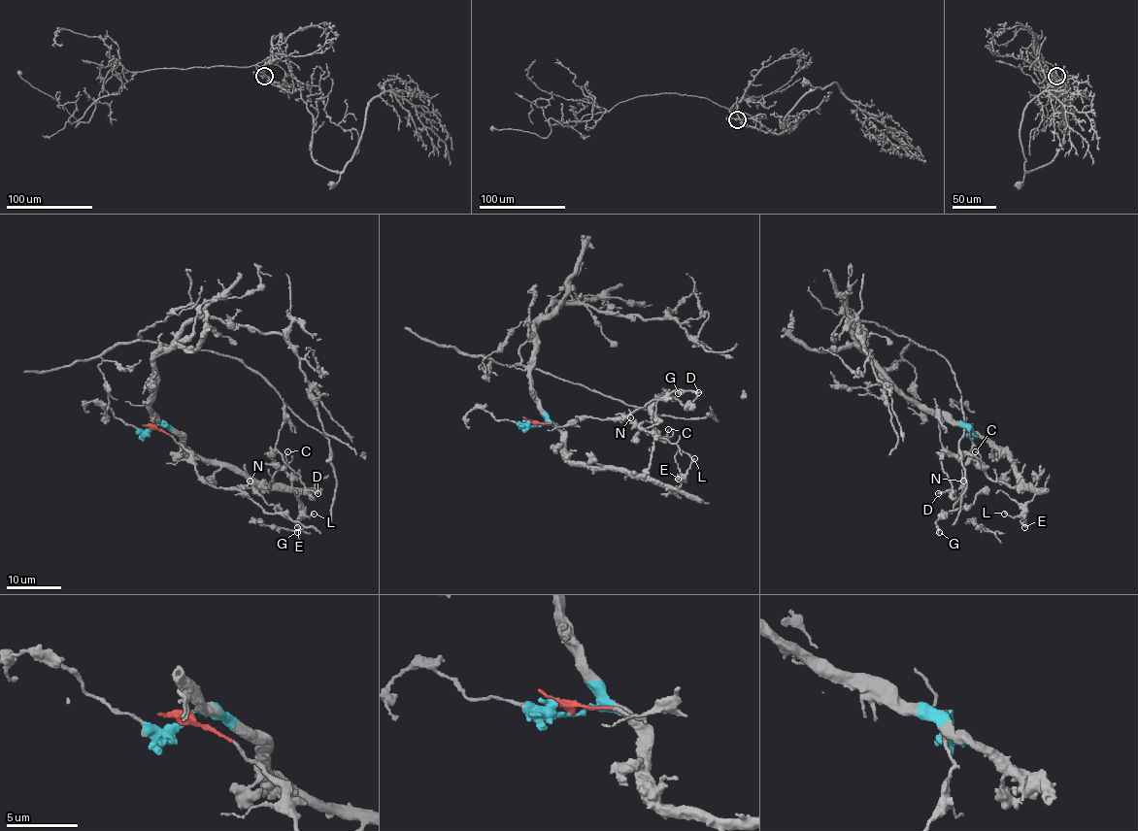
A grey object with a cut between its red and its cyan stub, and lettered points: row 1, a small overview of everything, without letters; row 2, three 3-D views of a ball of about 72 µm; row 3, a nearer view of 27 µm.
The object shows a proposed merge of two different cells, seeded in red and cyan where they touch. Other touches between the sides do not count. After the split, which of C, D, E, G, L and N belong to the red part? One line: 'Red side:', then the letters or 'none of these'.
Red side: G, N

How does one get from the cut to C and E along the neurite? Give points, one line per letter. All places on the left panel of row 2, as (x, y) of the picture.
C: (153, 424), (172, 426), (190, 451), (211, 461), (235, 465), (268, 487), (285, 461), (287, 451)
E: (153, 424), (172, 426), (190, 451), (211, 461), (228, 462), (255, 479), (291, 489), (299, 505), (298, 526)

